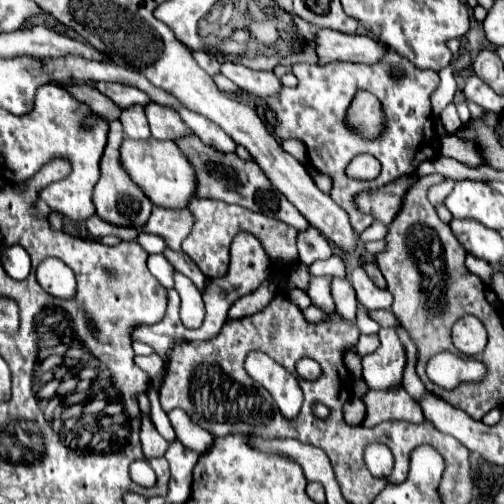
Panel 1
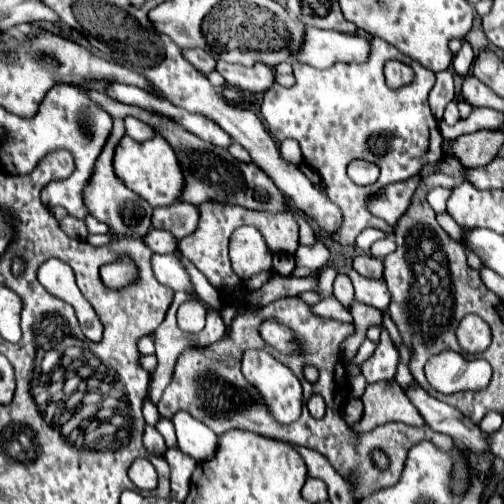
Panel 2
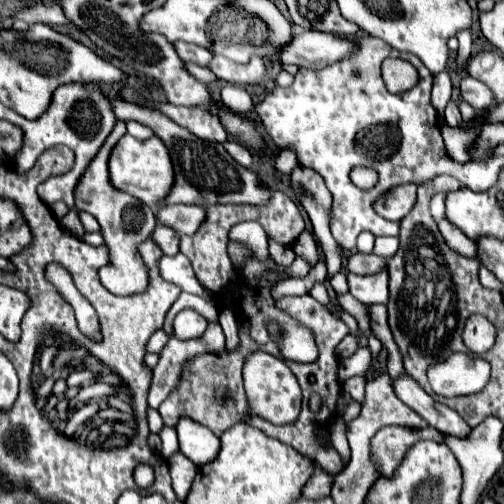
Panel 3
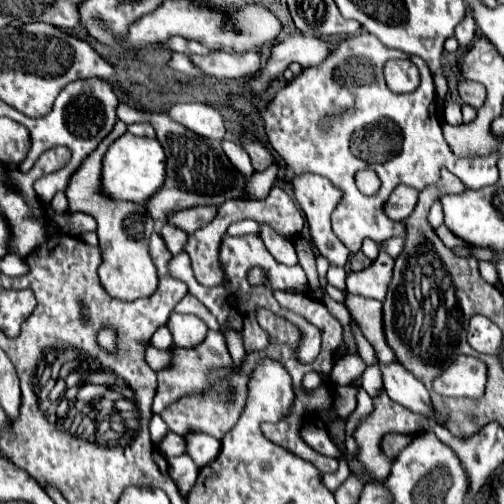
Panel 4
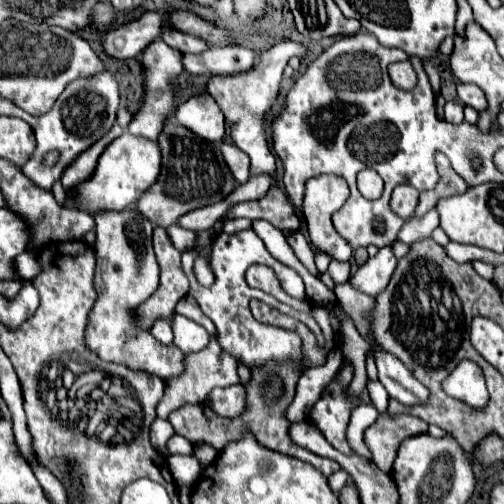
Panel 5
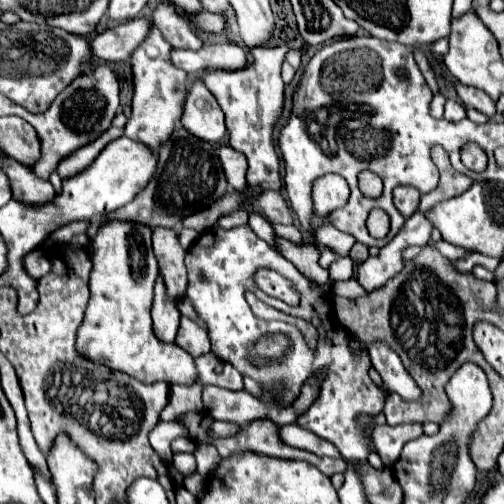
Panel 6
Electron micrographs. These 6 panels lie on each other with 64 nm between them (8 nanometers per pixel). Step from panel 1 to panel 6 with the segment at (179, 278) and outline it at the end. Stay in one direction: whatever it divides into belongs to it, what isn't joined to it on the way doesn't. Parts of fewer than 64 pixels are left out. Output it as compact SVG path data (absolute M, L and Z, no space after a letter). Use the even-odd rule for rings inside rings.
M182 316L182 320L180 320L180 330L176 334L176 344L180 348L184 348L188 354L192 354L194 358L204 356L204 354L210 352L208 332L186 316Z

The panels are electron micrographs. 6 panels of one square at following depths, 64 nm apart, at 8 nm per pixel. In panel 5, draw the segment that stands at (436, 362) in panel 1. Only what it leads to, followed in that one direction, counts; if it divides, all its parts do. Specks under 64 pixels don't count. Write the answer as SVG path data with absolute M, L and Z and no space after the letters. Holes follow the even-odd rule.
M462 360L444 380L442 388L448 396L468 404L470 408L480 410L488 404L488 390L482 368L472 360Z

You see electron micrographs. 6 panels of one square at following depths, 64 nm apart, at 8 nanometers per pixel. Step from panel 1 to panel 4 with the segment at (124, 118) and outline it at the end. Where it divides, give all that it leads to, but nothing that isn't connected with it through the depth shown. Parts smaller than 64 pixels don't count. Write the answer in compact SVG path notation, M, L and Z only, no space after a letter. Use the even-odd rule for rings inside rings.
M148 122L130 124L127 129L129 132L132 132L134 136L146 136L146 138L156 138L156 134L154 134L154 128L152 128L152 124L148 124Z

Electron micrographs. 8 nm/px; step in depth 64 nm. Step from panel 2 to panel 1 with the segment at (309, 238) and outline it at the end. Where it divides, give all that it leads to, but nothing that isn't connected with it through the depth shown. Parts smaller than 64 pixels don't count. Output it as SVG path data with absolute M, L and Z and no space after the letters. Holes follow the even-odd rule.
M184 136L184 140L174 140L178 148L188 156L188 162L196 170L196 196L194 198L212 198L222 200L226 204L238 204L252 212L260 212L272 218L278 218L290 226L296 226L299 232L304 232L310 224L306 218L288 202L282 192L276 192L268 176L258 168L252 160L242 160L234 152L218 152L216 148L208 148L198 136Z

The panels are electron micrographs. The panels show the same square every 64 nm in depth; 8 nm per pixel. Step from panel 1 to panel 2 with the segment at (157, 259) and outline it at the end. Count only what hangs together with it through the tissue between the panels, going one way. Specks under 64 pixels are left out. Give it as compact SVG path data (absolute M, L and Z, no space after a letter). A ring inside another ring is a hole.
M154 254L152 258L152 268L158 278L158 282L174 288L174 290L184 290L184 292L194 292L194 286L190 282L190 276L182 264L182 260L176 254Z

